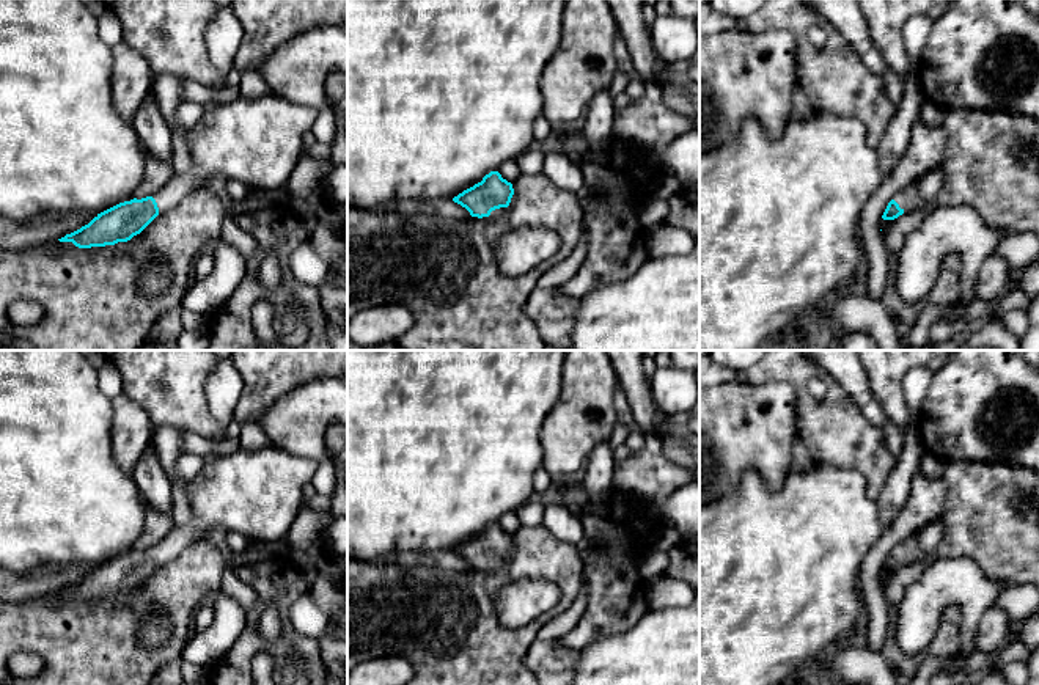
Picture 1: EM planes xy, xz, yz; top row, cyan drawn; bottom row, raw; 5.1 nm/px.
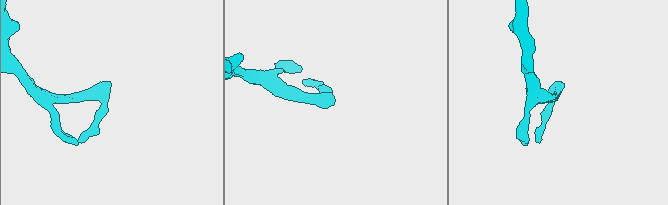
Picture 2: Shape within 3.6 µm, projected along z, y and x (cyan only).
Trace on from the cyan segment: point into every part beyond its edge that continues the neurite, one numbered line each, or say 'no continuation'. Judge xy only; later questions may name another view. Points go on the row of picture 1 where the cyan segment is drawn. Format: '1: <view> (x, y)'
1: xy (255, 140)

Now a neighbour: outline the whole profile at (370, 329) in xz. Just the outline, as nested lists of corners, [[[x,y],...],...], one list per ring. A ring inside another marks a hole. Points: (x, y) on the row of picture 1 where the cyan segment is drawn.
[[[382,305],[365,310],[347,322],[347,338],[366,350],[396,342],[415,322],[406,305]]]

